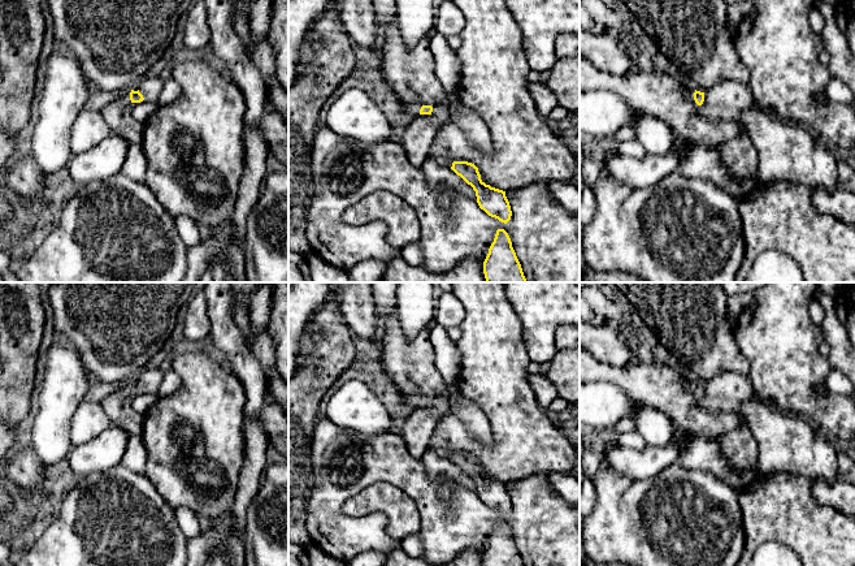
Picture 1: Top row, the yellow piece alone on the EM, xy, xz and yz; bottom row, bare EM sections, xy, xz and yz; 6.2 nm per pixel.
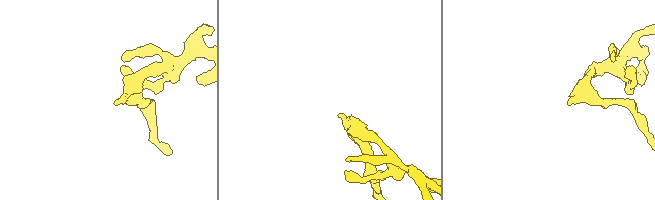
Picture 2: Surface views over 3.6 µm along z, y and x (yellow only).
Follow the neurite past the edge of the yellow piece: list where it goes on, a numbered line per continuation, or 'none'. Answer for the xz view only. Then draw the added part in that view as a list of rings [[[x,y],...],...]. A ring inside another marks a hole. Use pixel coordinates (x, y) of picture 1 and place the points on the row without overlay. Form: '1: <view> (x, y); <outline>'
1: xz (409, 363); [[[398,312],[387,320],[382,363],[385,372],[396,385],[396,392],[411,409],[417,409],[422,397],[448,388],[434,363],[430,327],[409,340],[405,337]]]

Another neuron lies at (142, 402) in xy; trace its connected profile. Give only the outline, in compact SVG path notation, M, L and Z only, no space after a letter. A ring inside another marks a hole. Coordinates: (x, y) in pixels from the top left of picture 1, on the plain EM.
M143 392L134 397L133 407L139 414L146 414L148 409L160 398L157 392Z

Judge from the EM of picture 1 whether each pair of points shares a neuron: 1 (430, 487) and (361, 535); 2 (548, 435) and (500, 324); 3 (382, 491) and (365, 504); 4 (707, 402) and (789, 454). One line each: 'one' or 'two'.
1: one
2: one
3: one
4: one

